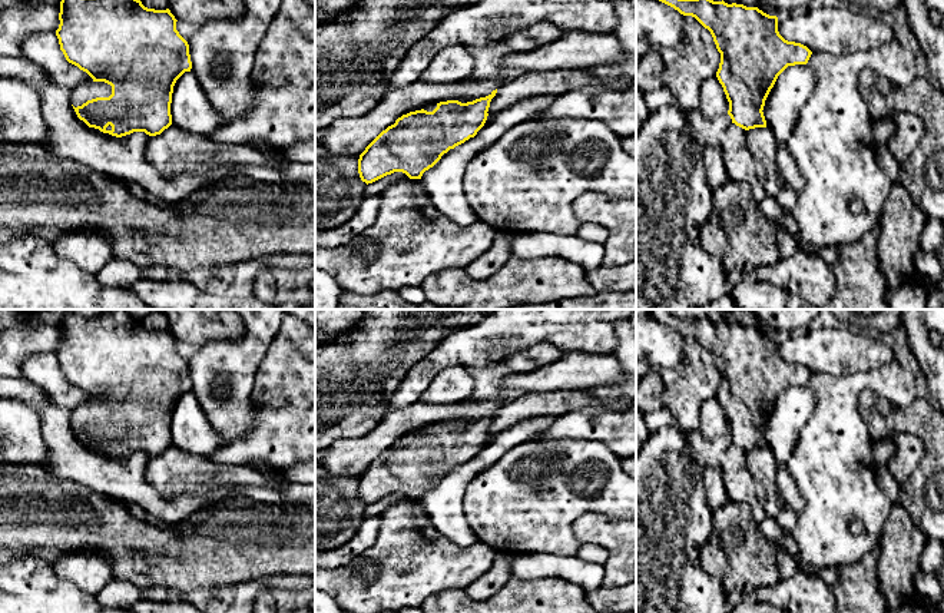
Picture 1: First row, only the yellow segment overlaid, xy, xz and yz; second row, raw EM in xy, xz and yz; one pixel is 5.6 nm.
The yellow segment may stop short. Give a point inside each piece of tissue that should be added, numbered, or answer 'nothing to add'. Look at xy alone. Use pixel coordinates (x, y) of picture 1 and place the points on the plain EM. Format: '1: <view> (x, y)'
1: xy (78, 417)

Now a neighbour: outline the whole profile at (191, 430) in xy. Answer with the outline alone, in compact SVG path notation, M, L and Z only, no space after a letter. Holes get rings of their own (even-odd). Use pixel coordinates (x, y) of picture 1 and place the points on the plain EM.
M192 391L185 392L173 407L170 435L172 445L188 454L208 455L228 447Z

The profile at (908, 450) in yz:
M892 433L887 438L895 444L895 454L887 468L898 486L902 487L921 463L924 444L920 438L902 433Z

